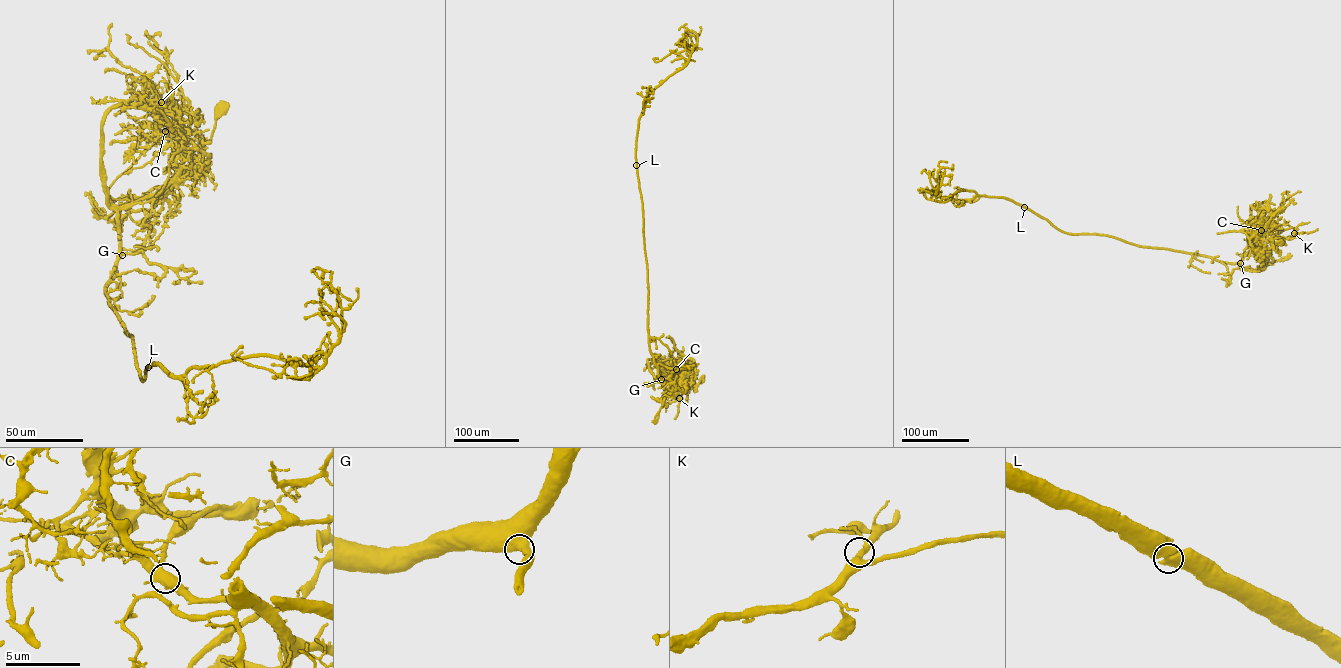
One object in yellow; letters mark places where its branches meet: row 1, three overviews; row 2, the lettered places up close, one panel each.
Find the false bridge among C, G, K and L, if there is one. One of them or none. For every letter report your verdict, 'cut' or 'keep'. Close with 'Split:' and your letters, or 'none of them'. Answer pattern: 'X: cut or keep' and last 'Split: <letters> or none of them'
C: cut
G: keep
K: keep
L: keep
Split: C

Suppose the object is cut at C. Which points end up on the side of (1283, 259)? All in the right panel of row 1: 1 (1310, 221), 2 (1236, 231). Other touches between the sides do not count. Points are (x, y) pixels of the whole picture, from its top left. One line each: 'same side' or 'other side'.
1: same side
2: same side

